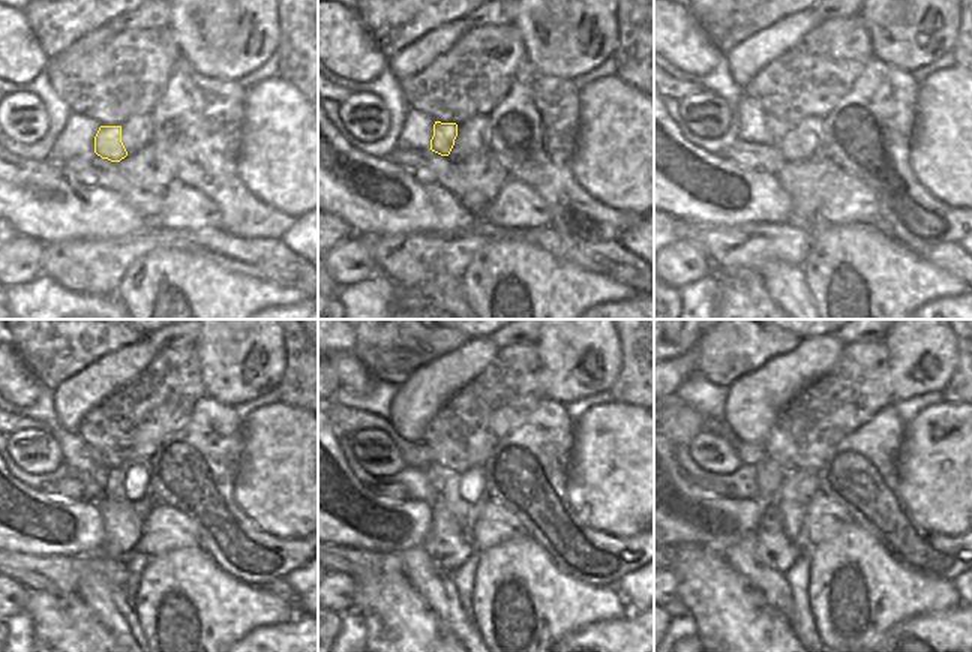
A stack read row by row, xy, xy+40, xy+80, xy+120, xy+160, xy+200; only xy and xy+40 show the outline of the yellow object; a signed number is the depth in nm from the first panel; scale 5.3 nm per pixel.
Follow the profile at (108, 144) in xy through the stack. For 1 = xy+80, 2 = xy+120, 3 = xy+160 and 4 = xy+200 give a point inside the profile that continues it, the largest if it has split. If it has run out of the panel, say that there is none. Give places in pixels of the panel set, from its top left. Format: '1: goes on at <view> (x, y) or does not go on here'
1: goes on at xy+80 (777, 128)
2: goes on at xy+120 (98, 457)
3: goes on at xy+160 (419, 454)
4: goes on at xy+200 (749, 453)

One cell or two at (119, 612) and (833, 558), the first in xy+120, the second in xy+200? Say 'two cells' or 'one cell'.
two cells

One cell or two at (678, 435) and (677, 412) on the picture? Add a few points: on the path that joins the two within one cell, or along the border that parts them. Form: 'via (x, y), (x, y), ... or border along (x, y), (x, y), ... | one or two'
via (678, 429), (677, 418) | one

